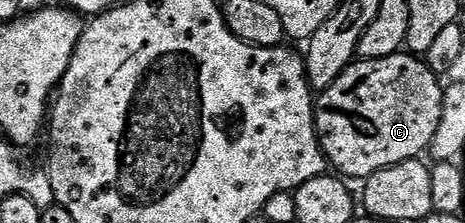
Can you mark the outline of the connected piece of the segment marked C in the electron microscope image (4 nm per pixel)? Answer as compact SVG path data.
M399 54L379 60L355 59L342 71L340 78L332 82L332 86L321 89L314 106L314 128L329 167L346 178L365 178L381 168L419 159L429 149L440 124L444 84L438 80L441 79L434 71L414 54Z

